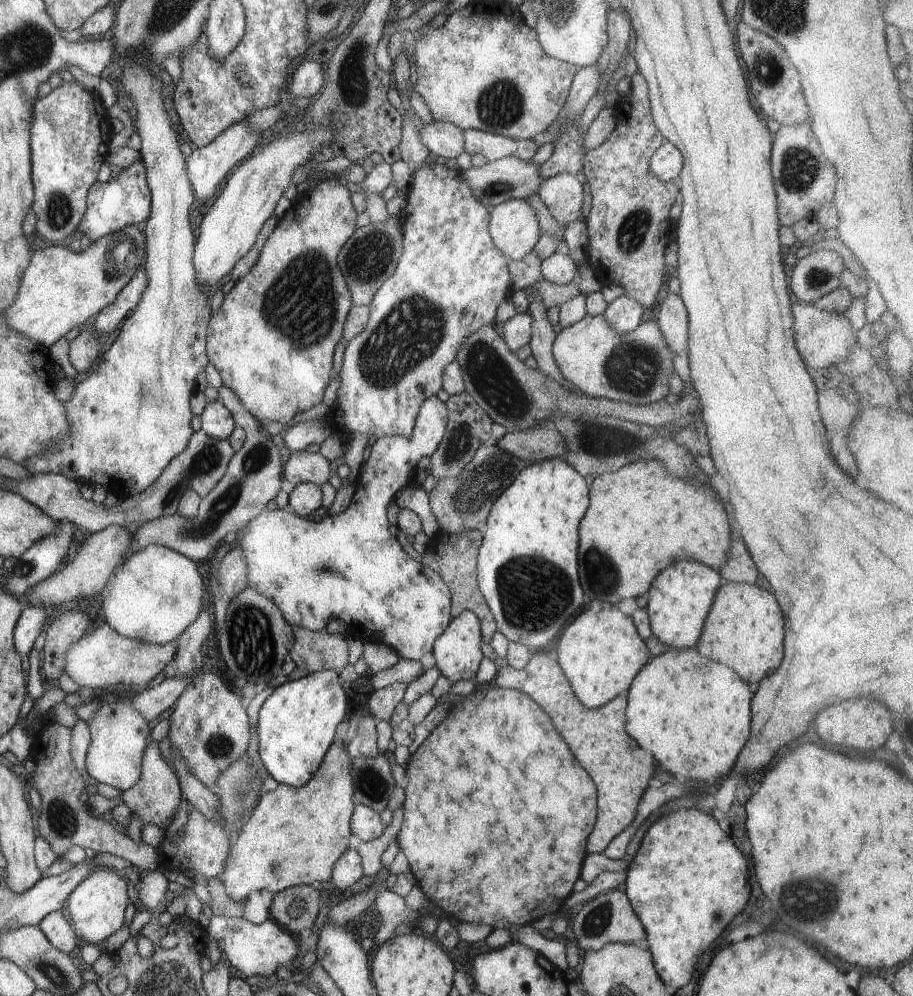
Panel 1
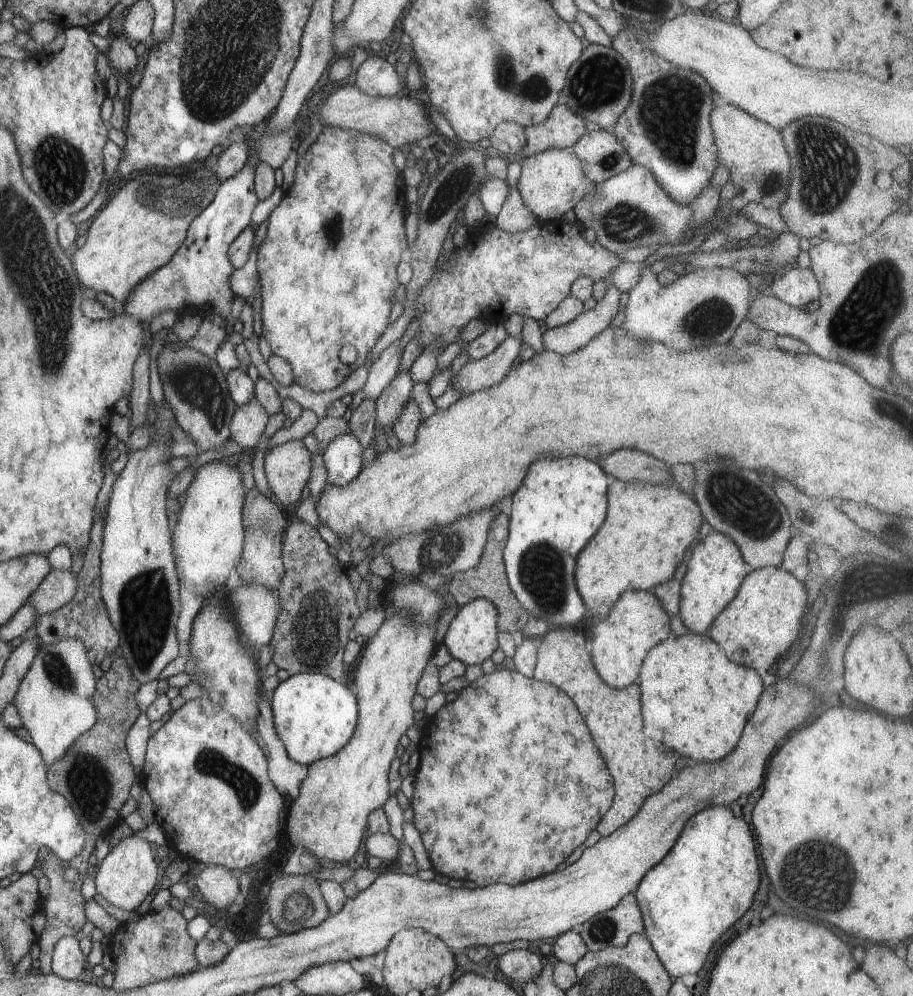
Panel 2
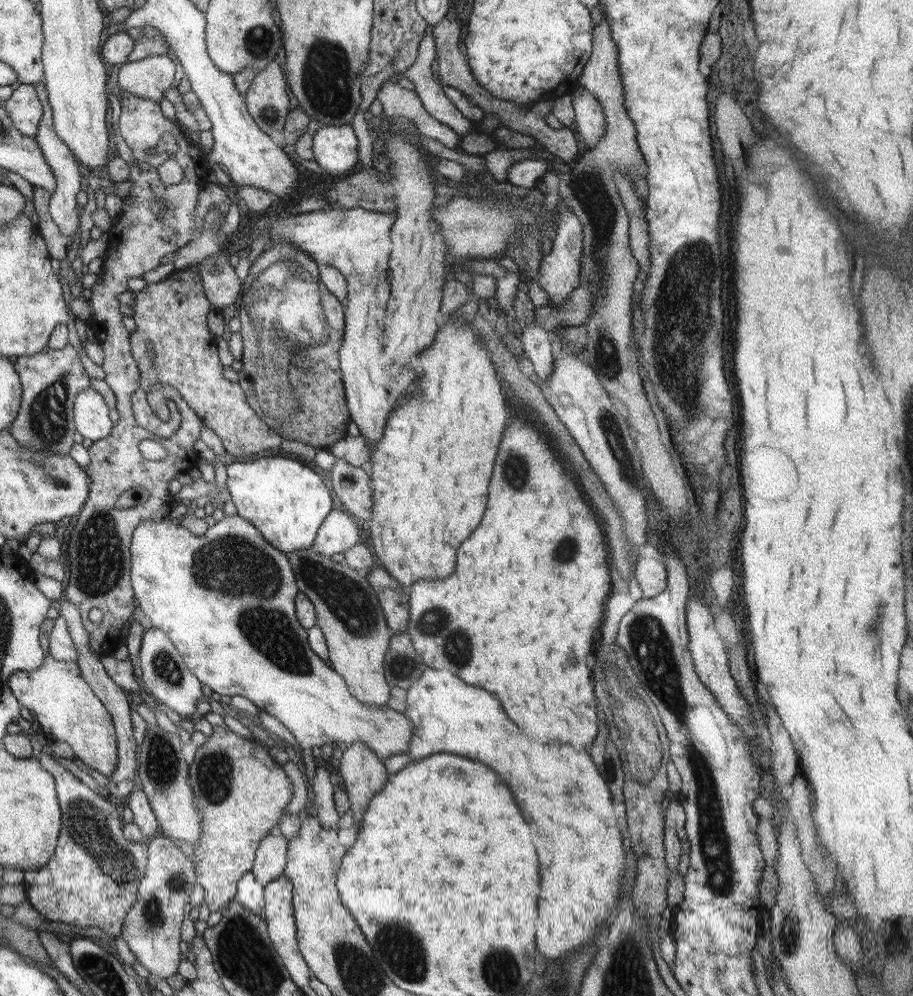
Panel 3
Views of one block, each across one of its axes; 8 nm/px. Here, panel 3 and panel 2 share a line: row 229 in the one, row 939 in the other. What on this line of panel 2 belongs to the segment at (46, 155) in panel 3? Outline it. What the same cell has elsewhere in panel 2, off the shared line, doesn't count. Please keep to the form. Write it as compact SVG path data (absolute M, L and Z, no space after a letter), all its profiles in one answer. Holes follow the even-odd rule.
M63 936L57 940L51 955L50 972L65 980L75 980L87 966L86 957L79 949L73 936Z

